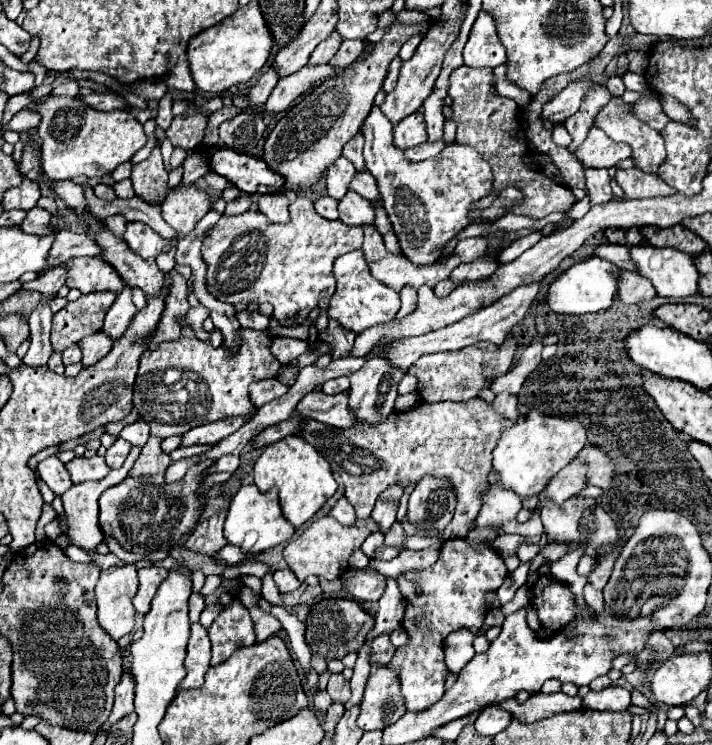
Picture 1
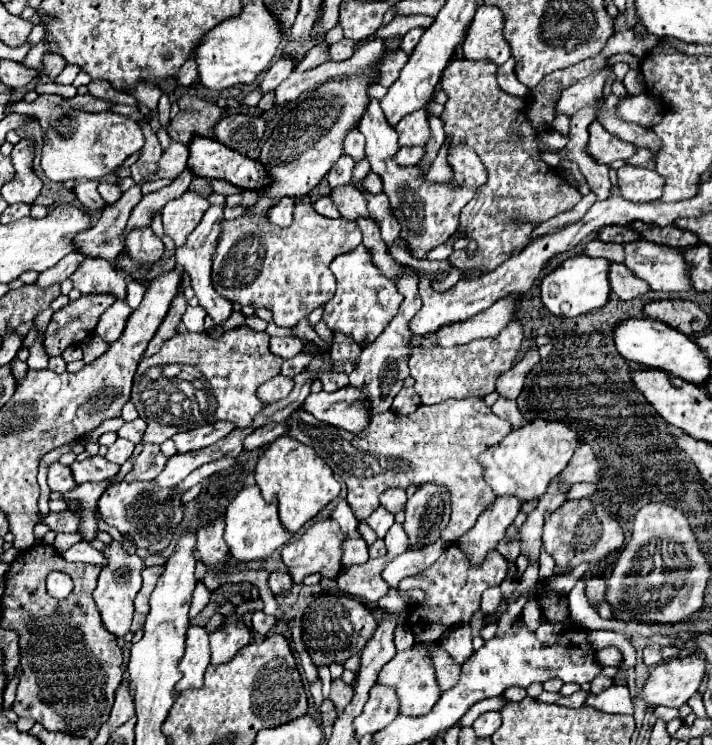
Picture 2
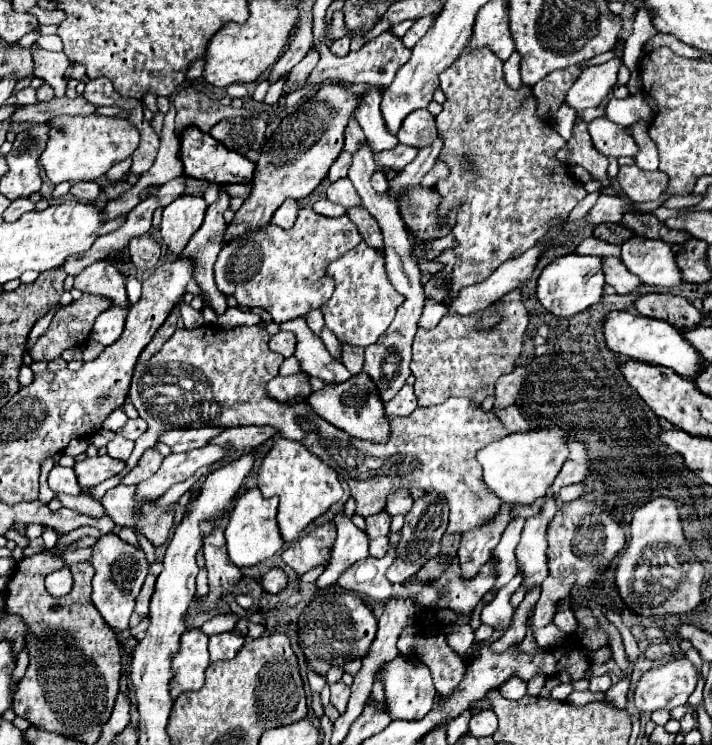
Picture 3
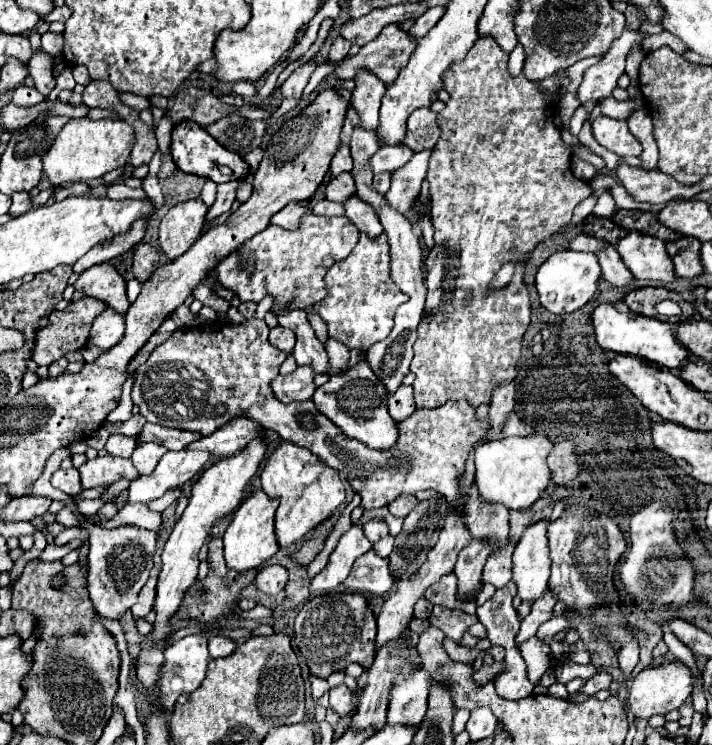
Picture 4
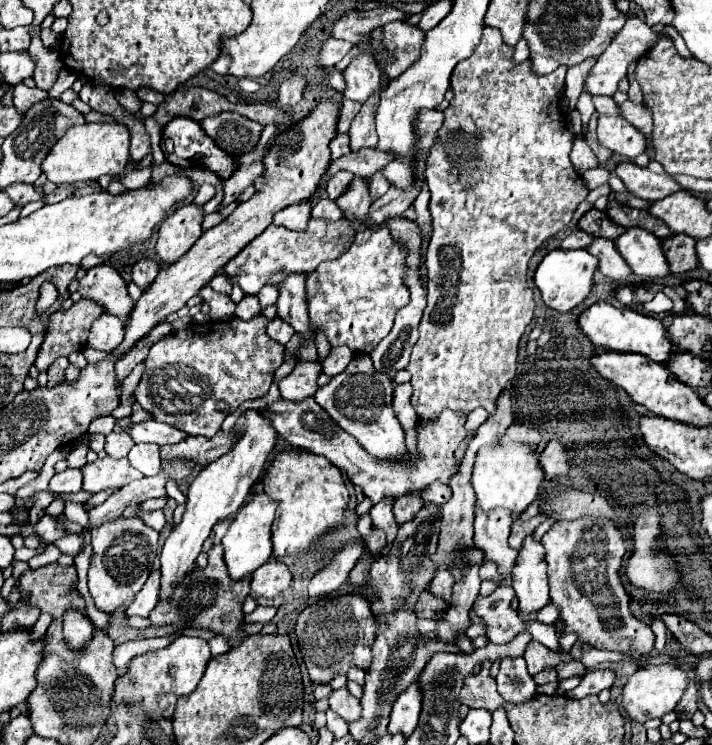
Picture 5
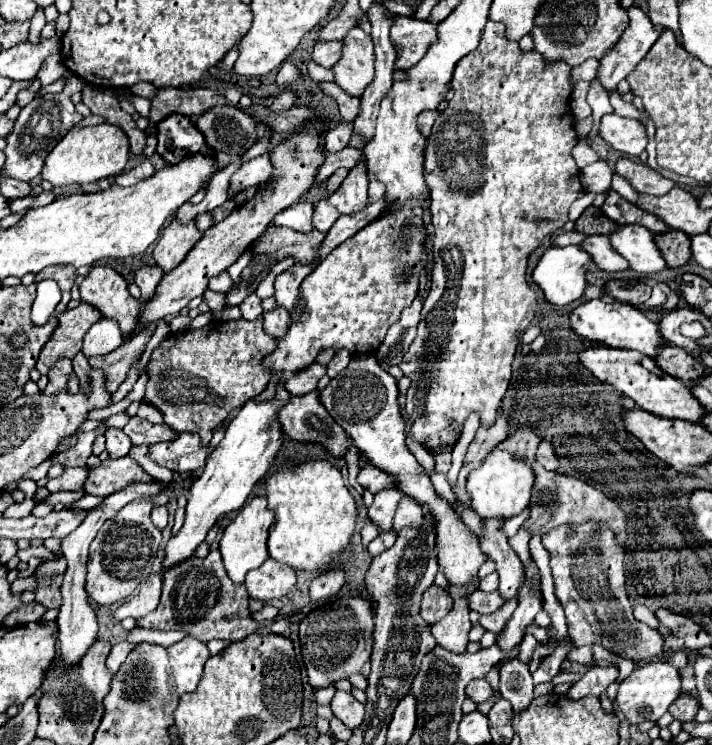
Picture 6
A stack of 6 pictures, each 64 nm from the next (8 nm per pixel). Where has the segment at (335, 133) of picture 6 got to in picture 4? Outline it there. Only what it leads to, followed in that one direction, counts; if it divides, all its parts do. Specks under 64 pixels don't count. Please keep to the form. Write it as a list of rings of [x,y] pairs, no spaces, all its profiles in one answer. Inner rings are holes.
[[[340,144],[340,148],[336,150],[336,156],[332,158],[330,164],[332,174],[340,174],[340,172],[350,172],[352,170],[352,156],[350,156],[350,148],[346,144]]]

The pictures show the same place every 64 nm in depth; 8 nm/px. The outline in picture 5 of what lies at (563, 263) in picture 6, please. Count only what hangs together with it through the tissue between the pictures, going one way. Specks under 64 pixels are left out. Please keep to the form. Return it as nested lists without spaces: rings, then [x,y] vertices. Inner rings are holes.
[[[552,250],[544,256],[540,262],[534,282],[542,292],[542,300],[546,306],[558,310],[558,312],[568,312],[574,306],[578,306],[590,292],[592,288],[592,276],[598,266],[598,260],[588,252],[588,250]]]

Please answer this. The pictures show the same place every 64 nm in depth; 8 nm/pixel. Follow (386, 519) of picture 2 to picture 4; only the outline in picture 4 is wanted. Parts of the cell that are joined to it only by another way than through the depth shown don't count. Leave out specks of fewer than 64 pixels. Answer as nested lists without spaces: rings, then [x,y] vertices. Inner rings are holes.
[[[370,520],[364,524],[364,534],[372,544],[376,544],[380,538],[384,538],[388,534],[388,526],[382,520]]]

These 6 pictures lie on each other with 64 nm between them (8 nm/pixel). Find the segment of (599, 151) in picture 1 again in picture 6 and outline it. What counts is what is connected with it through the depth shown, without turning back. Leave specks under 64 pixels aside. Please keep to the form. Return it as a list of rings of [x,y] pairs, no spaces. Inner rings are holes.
[[[616,114],[602,116],[600,136],[618,152],[626,156],[640,156],[646,150],[648,136],[642,122]]]

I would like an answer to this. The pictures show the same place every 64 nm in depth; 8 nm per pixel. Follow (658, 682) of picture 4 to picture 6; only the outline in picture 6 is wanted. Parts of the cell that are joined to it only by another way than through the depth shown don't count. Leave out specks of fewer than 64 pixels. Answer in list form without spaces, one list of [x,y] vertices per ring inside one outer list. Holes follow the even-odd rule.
[[[648,662],[644,666],[636,668],[626,680],[622,680],[618,684],[616,704],[624,712],[624,716],[630,724],[640,724],[646,718],[650,722],[656,722],[660,716],[664,716],[668,712],[668,706],[678,698],[680,692],[682,692],[680,672],[672,664],[668,664],[668,662]]]

